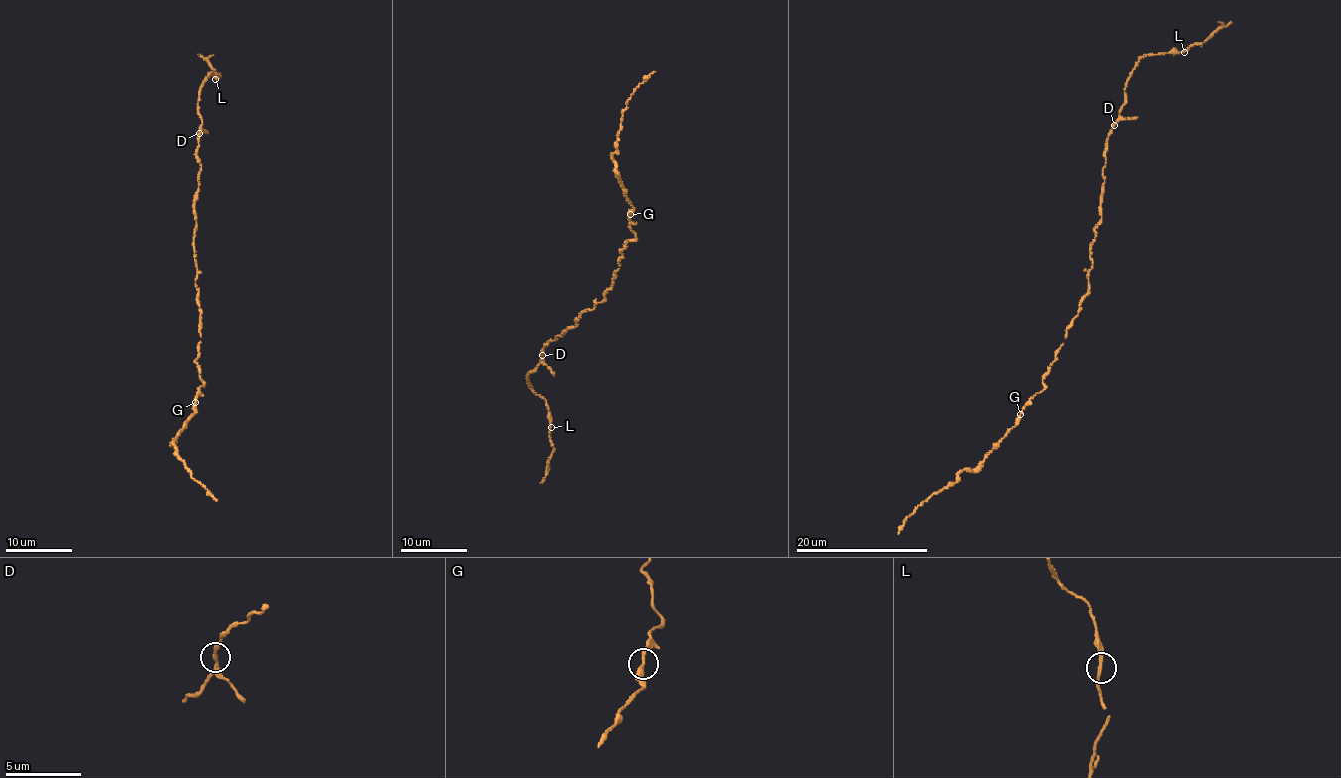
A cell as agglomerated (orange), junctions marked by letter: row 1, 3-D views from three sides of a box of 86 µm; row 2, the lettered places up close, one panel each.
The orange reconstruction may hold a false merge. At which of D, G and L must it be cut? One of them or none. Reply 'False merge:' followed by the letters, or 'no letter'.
False merge: no letter

